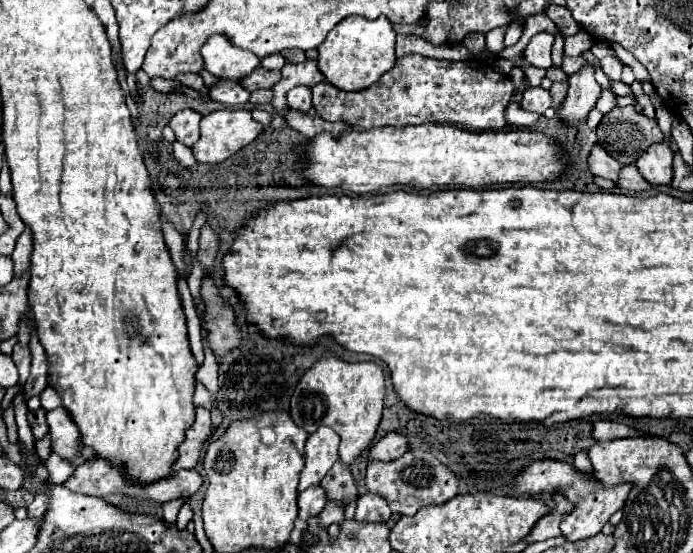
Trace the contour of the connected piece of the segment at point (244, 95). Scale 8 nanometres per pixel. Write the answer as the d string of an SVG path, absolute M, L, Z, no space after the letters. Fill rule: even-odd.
M223 78L215 86L211 86L209 96L223 104L245 104L249 100L249 92L245 92L239 82L233 82L227 78Z

